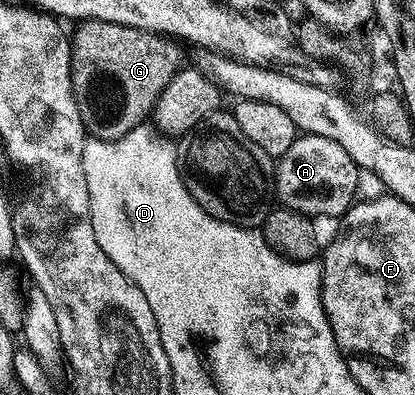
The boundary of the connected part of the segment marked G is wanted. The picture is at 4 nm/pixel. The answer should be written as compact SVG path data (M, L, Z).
M85 20L80 23L77 35L71 38L71 73L79 104L81 119L86 131L94 138L114 142L136 126L142 125L157 107L159 96L175 75L183 69L180 41L167 38L163 34L152 34L139 28L131 28L114 22Z

